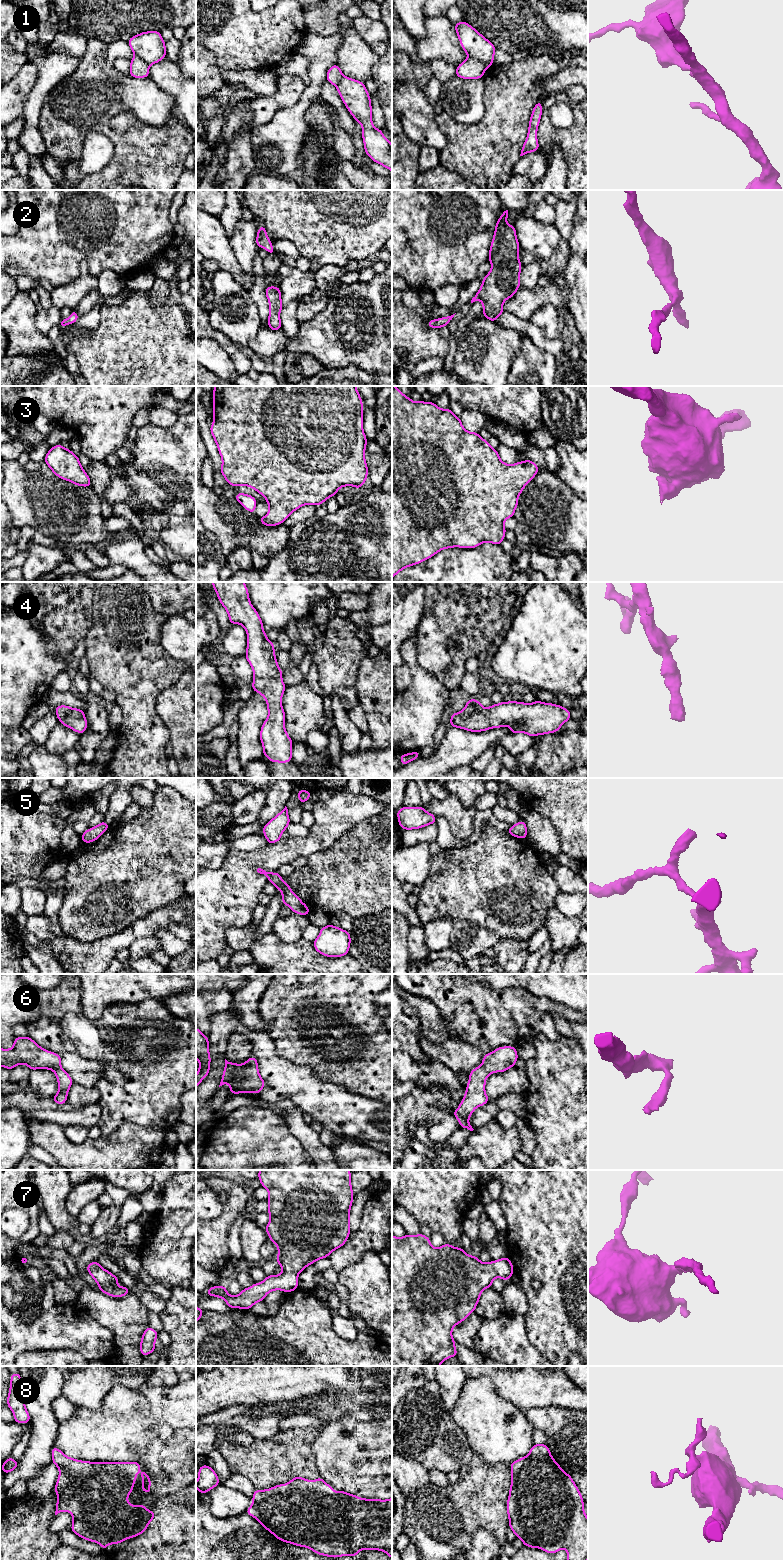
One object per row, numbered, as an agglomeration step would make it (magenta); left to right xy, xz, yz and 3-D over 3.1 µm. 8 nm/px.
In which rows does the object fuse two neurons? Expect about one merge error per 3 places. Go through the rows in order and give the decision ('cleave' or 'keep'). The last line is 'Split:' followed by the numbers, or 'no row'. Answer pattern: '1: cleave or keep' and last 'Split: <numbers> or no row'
1: cleave
2: keep
3: keep
4: keep
5: keep
6: keep
7: keep
8: keep
Split: 1

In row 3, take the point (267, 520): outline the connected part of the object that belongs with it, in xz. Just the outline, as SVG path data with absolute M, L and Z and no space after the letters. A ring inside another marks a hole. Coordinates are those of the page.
M215 386L213 392L213 419L210 432L222 459L220 472L230 486L248 486L263 495L269 506L266 516L258 517L264 526L276 526L303 505L318 506L344 486L361 489L367 480L368 466L365 461L367 438L363 431L363 401L356 386Z

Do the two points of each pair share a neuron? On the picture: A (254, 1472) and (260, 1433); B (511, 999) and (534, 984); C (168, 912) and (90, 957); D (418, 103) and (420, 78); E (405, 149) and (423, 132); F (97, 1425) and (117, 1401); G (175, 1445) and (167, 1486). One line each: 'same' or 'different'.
A: different
B: different
C: same
D: different
E: different
F: same
G: same

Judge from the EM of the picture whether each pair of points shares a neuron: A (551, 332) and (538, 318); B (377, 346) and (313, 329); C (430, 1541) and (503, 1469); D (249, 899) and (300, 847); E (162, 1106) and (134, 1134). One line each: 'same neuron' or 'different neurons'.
A: same neuron
B: same neuron
C: same neuron
D: same neuron
E: different neurons

